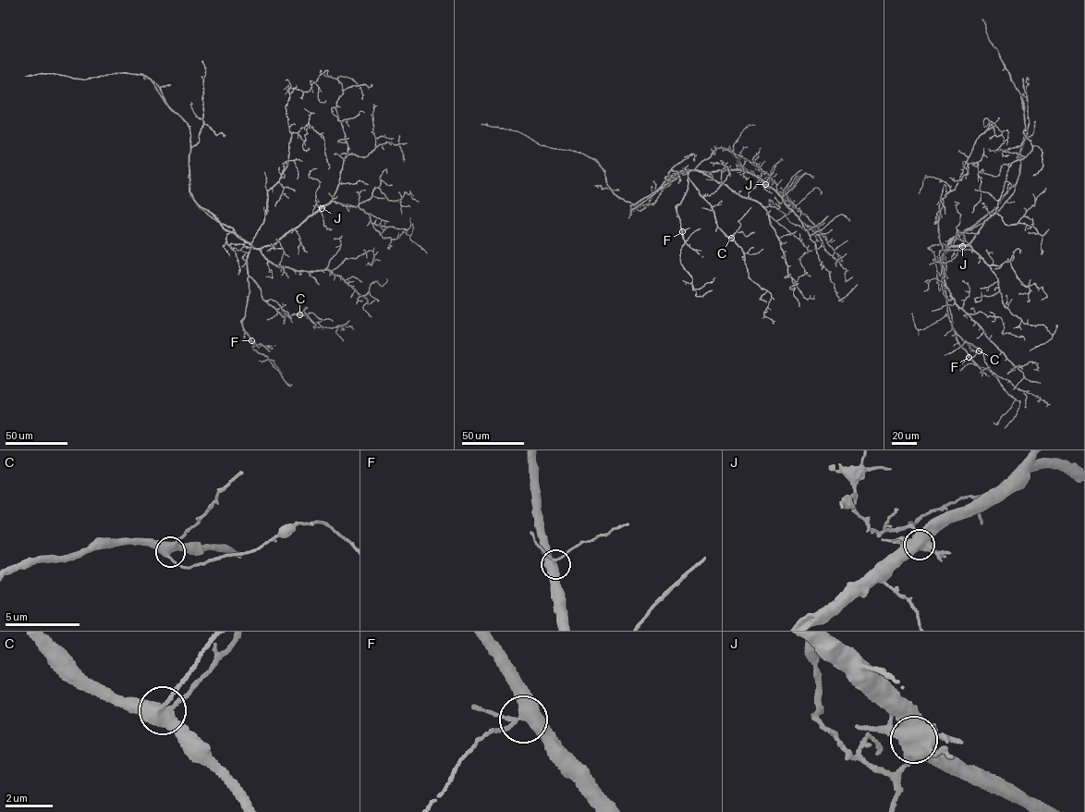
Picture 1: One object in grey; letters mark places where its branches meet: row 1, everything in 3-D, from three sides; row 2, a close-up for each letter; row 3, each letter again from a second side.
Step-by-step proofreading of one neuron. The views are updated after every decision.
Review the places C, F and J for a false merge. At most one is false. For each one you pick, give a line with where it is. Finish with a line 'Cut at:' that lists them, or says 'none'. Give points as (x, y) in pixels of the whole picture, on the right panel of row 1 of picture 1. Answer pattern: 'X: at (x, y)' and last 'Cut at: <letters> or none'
J: at (962, 246)
Cut at: J

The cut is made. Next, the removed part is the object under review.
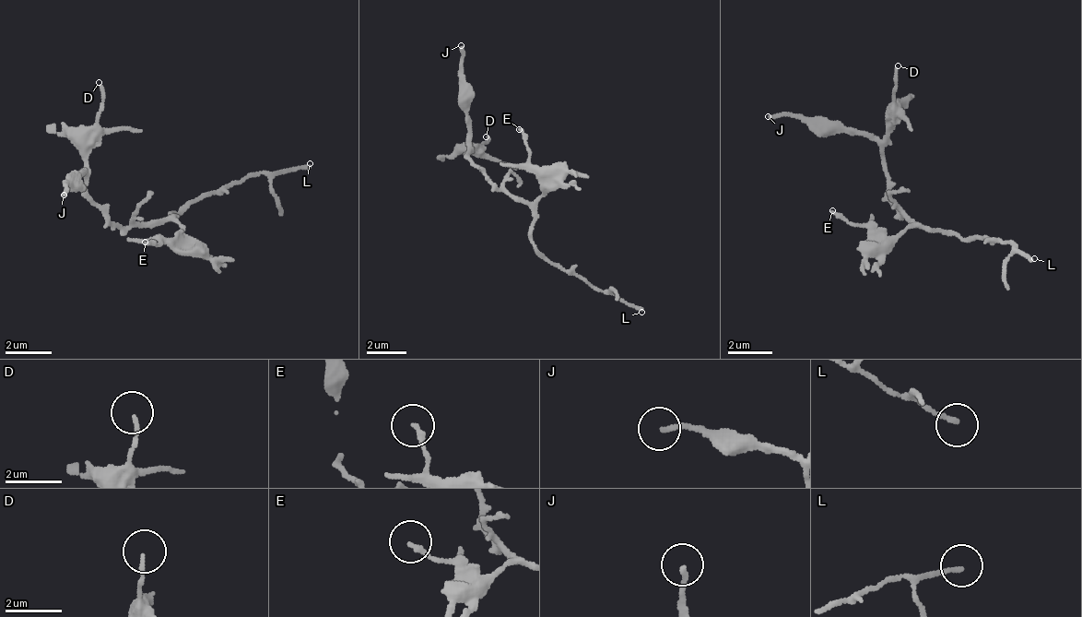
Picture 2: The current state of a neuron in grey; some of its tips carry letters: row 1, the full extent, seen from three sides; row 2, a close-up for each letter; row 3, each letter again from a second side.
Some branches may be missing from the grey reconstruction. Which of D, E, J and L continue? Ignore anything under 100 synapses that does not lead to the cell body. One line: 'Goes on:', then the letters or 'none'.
Goes on: L

